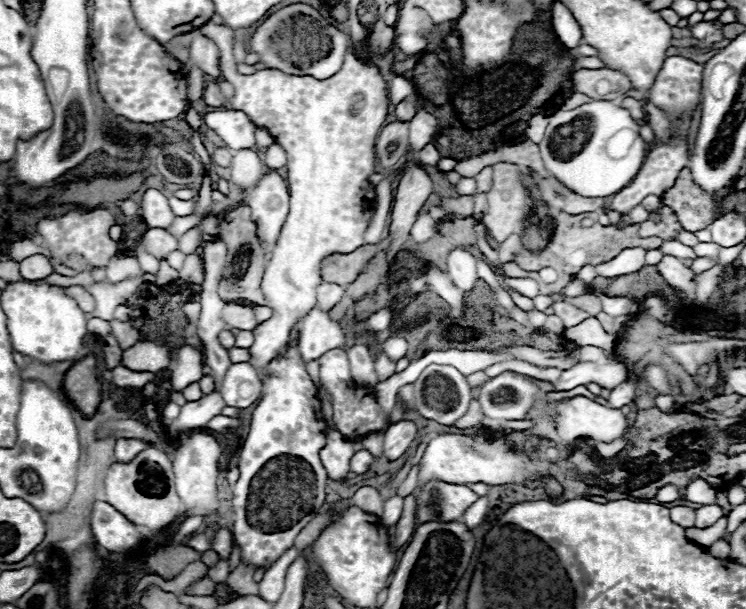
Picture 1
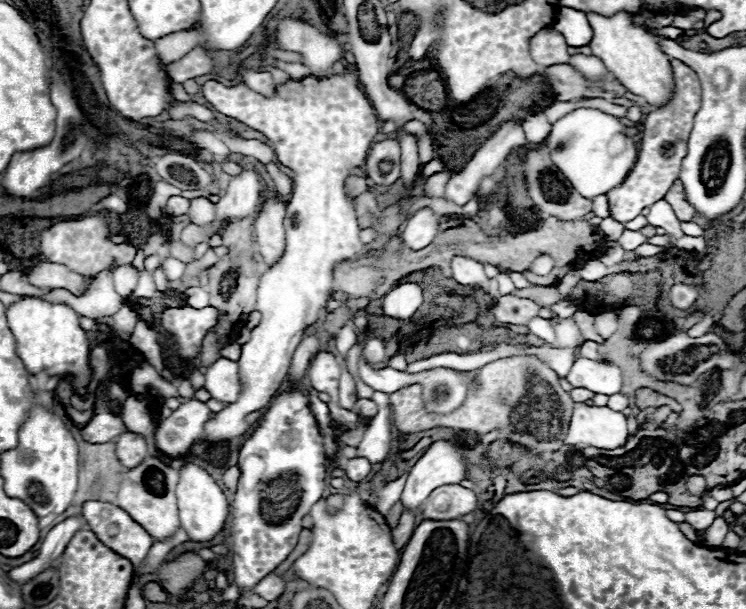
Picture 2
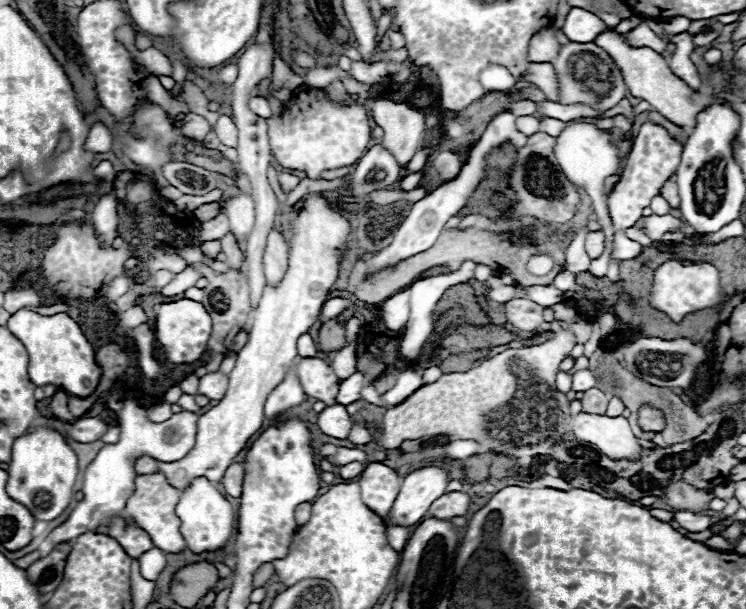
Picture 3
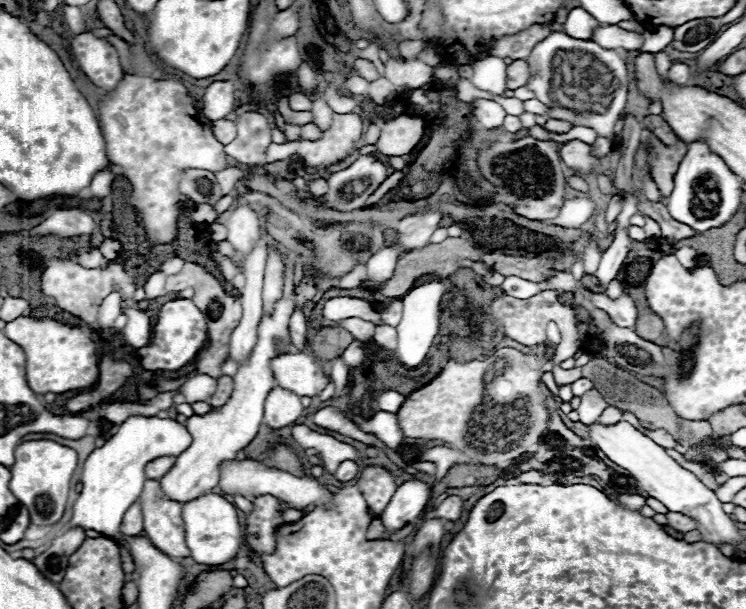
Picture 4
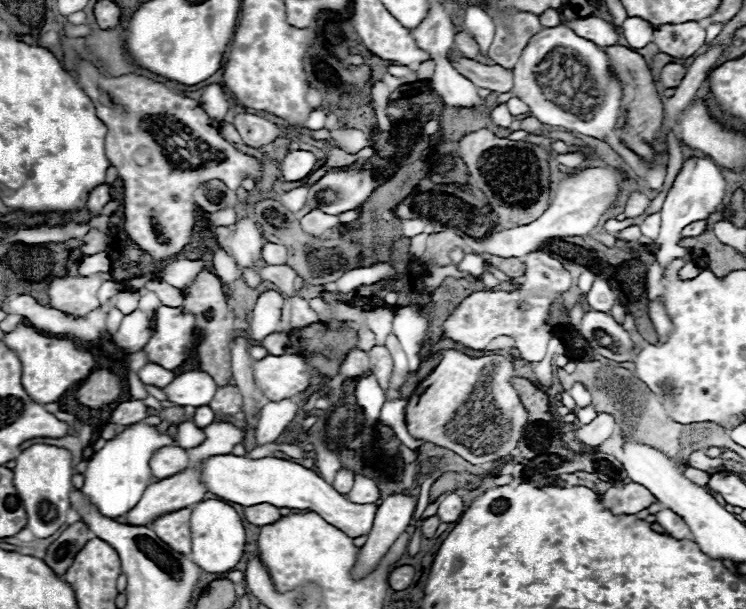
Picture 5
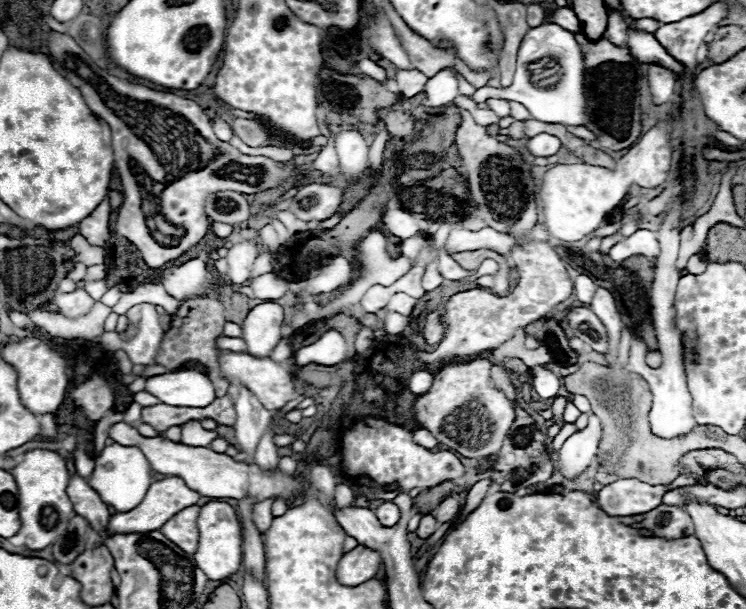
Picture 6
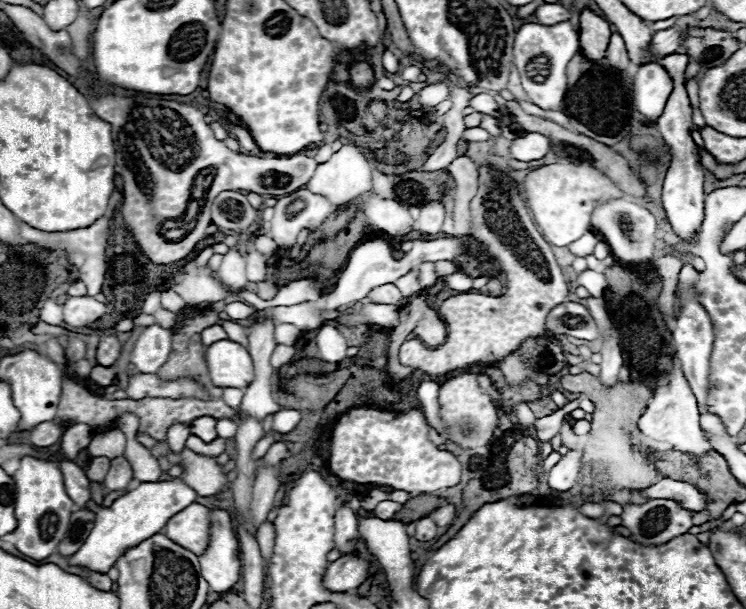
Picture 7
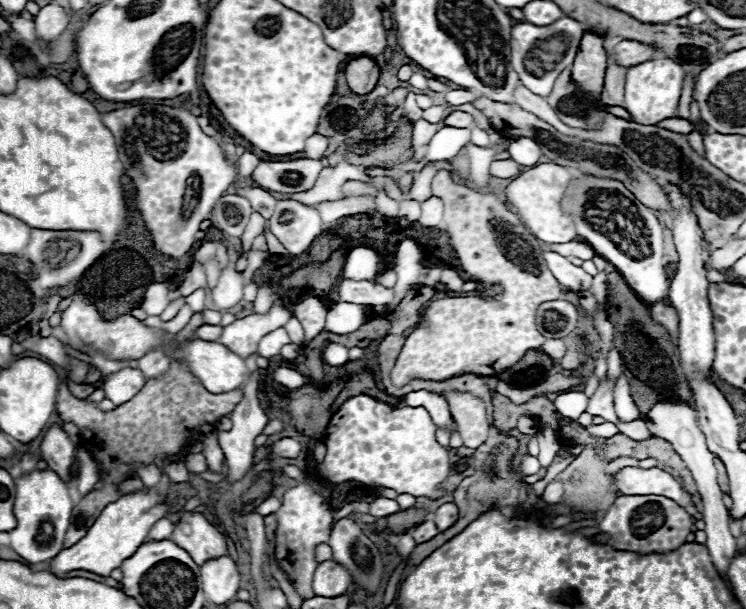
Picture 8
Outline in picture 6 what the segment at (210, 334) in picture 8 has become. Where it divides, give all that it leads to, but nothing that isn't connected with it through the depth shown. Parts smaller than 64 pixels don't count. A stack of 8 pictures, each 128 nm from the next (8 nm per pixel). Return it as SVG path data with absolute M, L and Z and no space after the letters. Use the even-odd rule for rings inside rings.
M224 334L216 338L216 346L220 350L244 350L246 352L246 346L244 346L242 338L230 338L230 336L224 336Z

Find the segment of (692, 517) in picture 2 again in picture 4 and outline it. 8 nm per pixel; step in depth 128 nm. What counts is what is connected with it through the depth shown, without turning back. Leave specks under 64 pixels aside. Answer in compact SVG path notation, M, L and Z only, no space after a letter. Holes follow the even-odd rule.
M668 512L668 526L672 526L678 532L690 532L696 528L696 522L692 522L692 518L684 516L684 514L676 514L676 512Z

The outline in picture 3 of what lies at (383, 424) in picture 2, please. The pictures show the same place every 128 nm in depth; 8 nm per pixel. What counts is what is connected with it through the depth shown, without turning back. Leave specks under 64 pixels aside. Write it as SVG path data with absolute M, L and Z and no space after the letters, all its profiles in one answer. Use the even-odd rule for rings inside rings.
M338 446L336 454L330 456L334 466L344 466L348 462L366 462L366 452L359 448L344 448Z

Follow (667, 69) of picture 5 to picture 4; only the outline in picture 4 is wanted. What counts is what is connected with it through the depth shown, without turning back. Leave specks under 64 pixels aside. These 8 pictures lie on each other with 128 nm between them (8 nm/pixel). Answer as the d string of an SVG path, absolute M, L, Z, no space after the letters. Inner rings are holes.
M674 62L668 70L668 78L674 84L686 84L690 80L690 66L684 62Z

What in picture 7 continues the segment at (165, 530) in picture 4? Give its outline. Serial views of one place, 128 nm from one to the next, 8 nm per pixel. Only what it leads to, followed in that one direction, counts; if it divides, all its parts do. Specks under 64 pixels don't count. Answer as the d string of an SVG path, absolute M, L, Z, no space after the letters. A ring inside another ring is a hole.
M194 502L180 510L180 514L172 516L164 530L172 542L202 556L210 544L210 510Z

